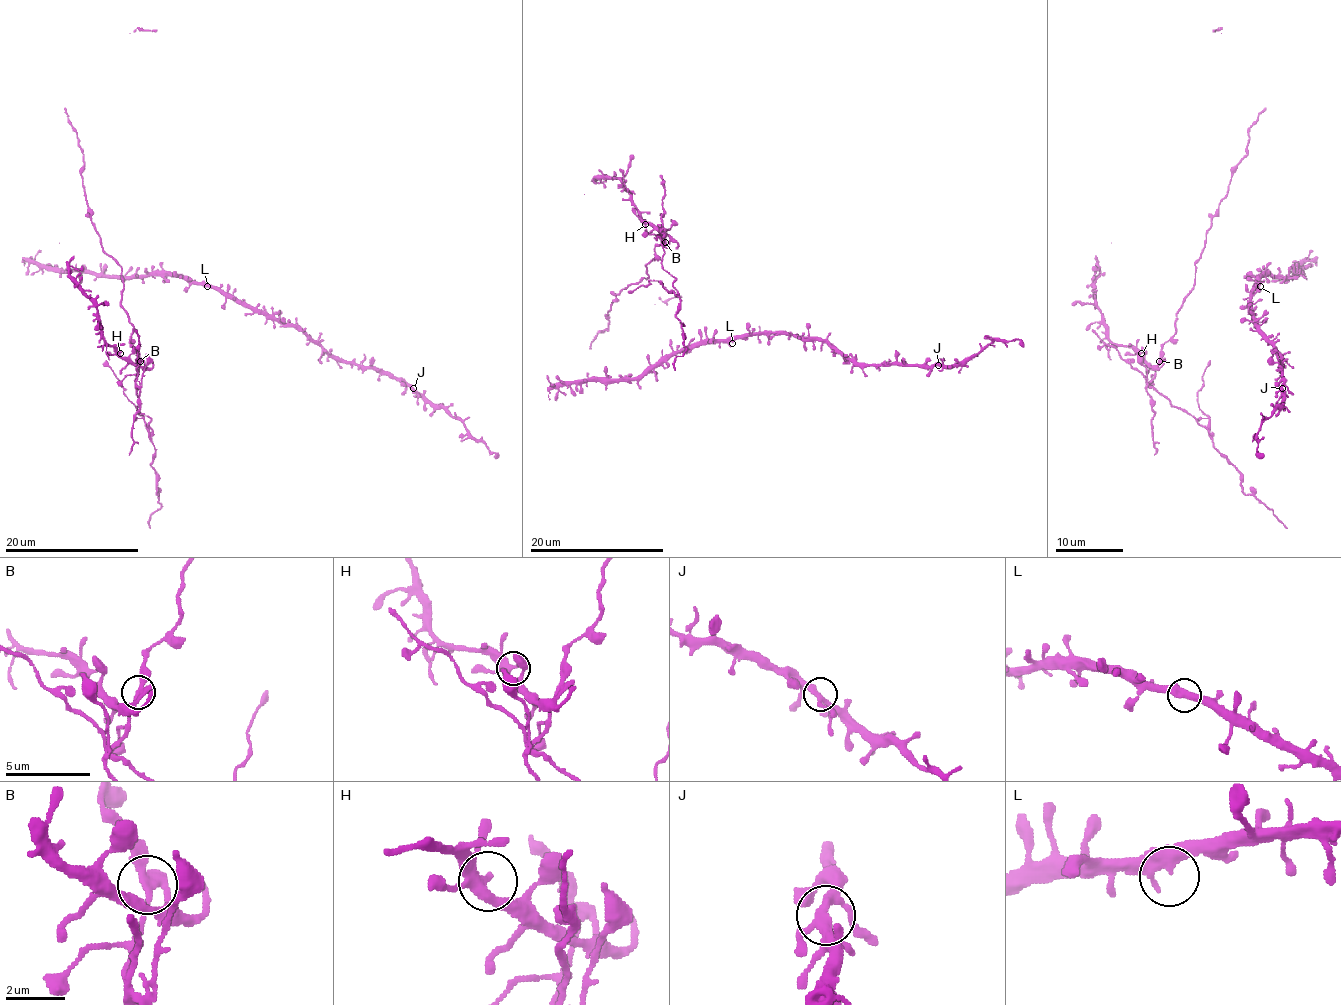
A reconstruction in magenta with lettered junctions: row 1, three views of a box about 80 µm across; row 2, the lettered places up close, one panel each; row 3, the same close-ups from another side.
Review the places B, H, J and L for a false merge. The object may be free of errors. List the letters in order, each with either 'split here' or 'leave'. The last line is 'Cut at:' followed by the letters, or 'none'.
B: split here
H: leave
J: leave
L: leave
Cut at: B

